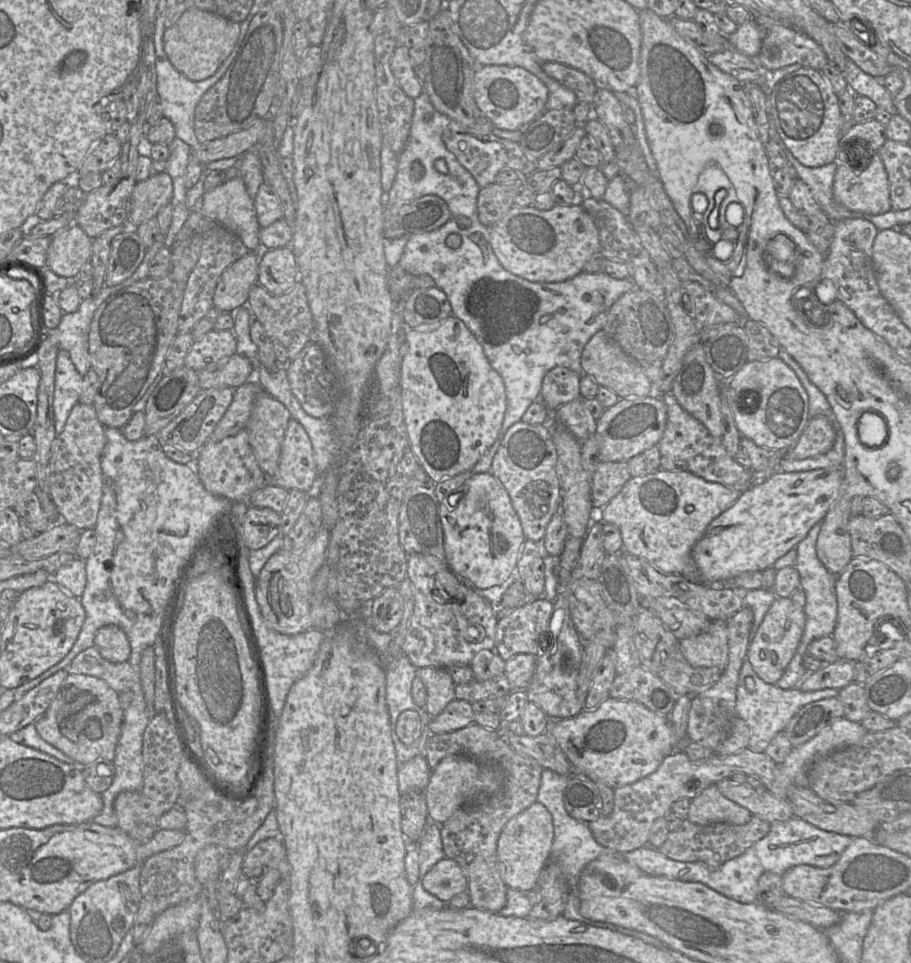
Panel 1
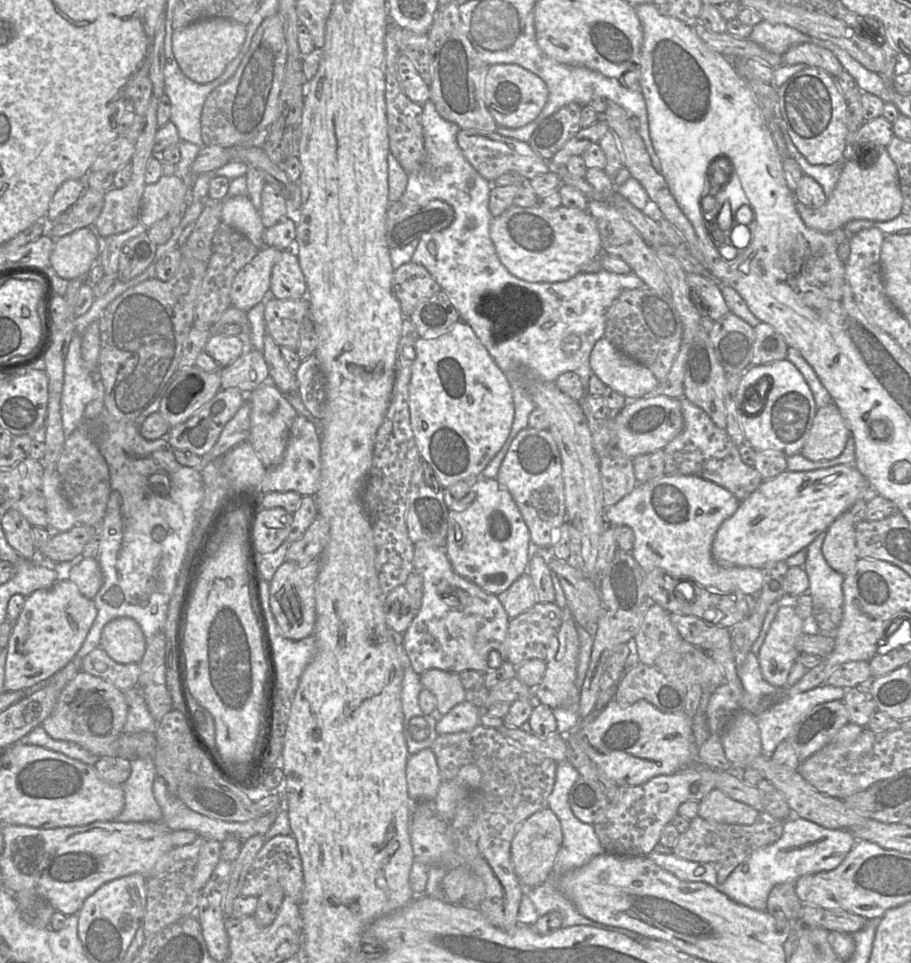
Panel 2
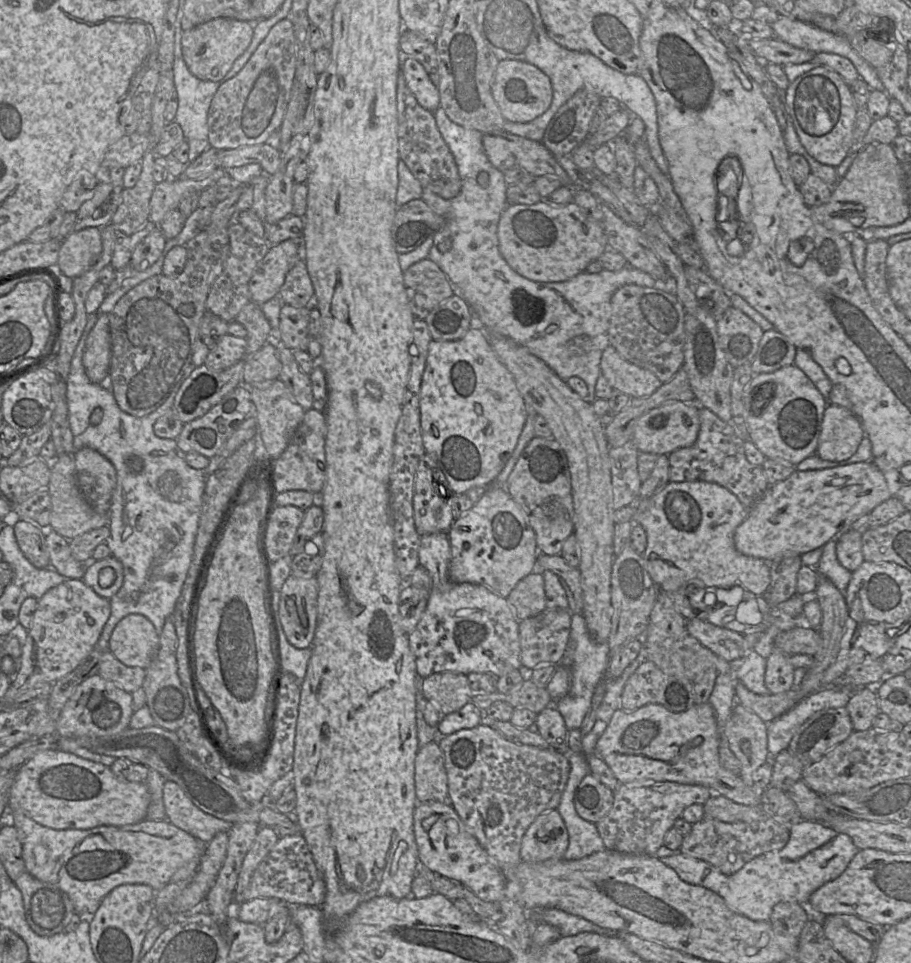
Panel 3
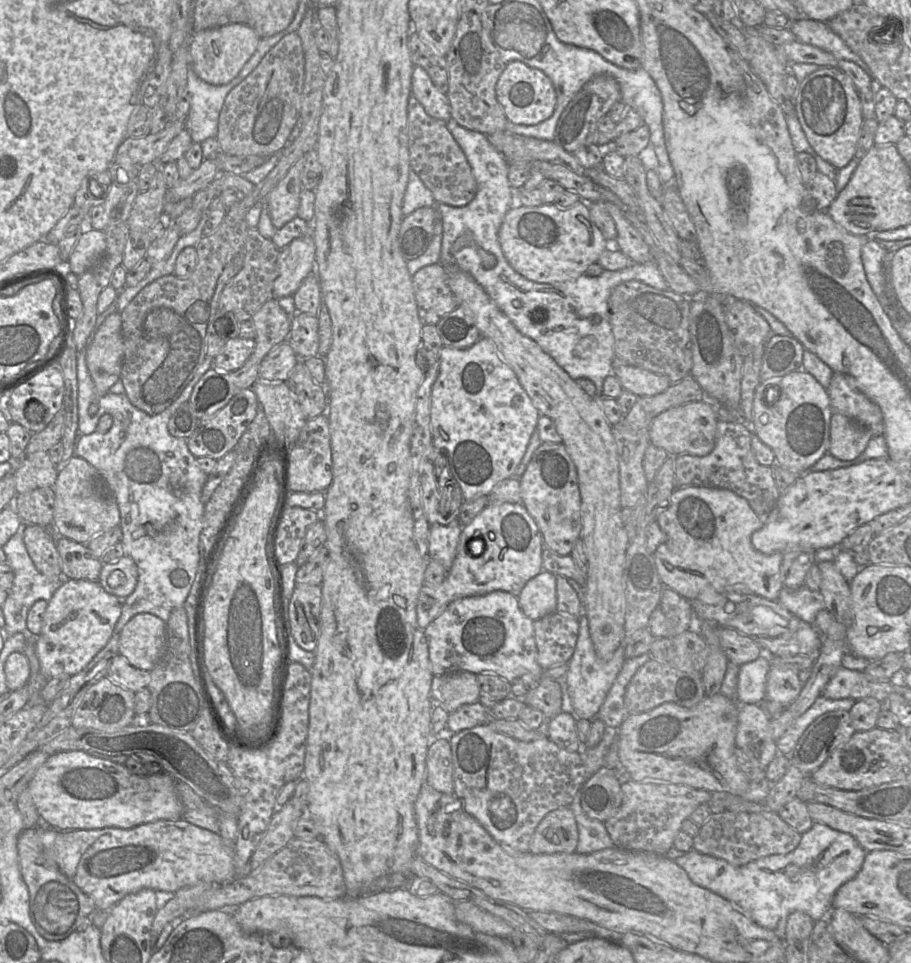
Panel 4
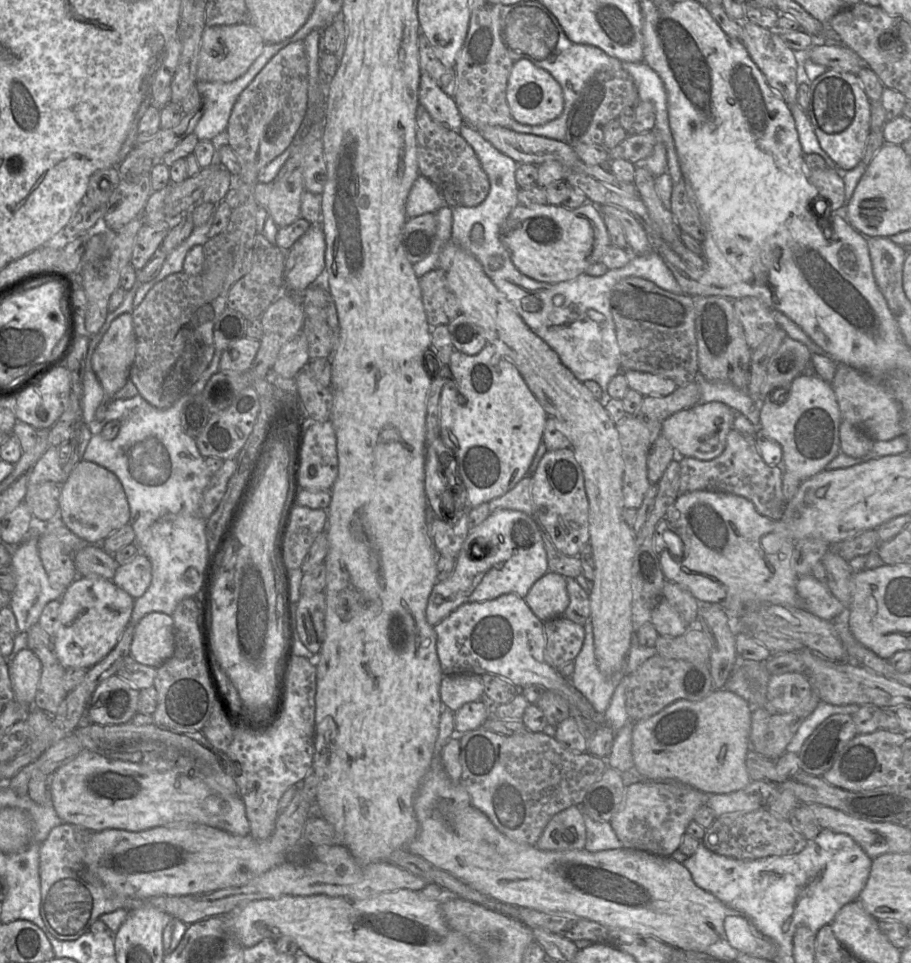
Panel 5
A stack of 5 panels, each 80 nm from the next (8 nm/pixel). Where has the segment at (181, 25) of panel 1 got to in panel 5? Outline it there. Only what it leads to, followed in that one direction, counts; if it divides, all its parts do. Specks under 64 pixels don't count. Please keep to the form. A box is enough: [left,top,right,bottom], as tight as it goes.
[197,23,265,83]

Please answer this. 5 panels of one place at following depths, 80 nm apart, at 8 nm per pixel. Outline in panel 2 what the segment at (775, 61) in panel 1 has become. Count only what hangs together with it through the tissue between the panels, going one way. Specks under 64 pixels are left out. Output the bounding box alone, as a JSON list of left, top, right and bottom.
[781,43,845,76]

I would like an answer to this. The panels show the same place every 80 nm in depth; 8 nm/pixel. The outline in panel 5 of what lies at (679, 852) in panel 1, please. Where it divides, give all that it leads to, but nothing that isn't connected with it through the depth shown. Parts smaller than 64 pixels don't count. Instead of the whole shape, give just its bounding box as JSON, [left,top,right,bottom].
[701,809,808,860]

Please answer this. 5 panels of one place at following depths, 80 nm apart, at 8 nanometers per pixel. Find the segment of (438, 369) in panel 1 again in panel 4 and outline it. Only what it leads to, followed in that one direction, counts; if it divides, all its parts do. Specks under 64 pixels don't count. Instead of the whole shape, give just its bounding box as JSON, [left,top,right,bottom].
[431,337,539,501]

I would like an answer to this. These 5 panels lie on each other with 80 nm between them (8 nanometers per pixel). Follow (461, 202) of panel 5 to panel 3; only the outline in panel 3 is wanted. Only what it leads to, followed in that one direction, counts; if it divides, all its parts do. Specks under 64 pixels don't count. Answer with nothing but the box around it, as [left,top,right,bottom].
[397,73,462,199]

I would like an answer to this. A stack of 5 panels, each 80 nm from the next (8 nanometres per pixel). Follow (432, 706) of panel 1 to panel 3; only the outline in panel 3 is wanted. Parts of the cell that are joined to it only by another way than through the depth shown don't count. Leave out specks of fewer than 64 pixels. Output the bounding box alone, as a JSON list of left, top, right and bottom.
[422,672,474,715]

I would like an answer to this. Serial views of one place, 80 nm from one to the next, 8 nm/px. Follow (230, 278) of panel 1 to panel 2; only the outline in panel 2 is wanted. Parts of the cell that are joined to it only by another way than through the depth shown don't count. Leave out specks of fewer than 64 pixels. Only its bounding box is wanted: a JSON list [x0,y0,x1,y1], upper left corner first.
[230,247,283,312]

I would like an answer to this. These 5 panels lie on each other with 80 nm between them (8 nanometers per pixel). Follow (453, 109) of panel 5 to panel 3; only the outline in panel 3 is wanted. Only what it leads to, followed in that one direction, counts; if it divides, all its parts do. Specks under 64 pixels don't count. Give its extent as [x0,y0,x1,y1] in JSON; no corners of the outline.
[401,55,440,113]

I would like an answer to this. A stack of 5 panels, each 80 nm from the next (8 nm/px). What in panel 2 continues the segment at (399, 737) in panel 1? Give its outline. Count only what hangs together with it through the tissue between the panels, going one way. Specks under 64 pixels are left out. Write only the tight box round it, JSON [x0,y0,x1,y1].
[403,714,438,756]

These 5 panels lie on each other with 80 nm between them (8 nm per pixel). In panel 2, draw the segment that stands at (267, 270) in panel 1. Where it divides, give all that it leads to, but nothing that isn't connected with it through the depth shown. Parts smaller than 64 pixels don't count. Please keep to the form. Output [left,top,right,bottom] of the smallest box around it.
[270,249,307,299]

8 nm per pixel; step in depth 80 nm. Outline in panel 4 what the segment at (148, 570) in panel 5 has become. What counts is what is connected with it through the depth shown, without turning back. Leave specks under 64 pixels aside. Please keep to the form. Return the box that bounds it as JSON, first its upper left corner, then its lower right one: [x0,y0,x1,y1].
[97,555,137,599]

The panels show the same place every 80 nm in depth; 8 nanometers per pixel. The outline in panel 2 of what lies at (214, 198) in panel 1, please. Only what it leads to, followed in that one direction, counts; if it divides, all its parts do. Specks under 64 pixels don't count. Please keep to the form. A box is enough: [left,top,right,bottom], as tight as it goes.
[221,196,265,248]

